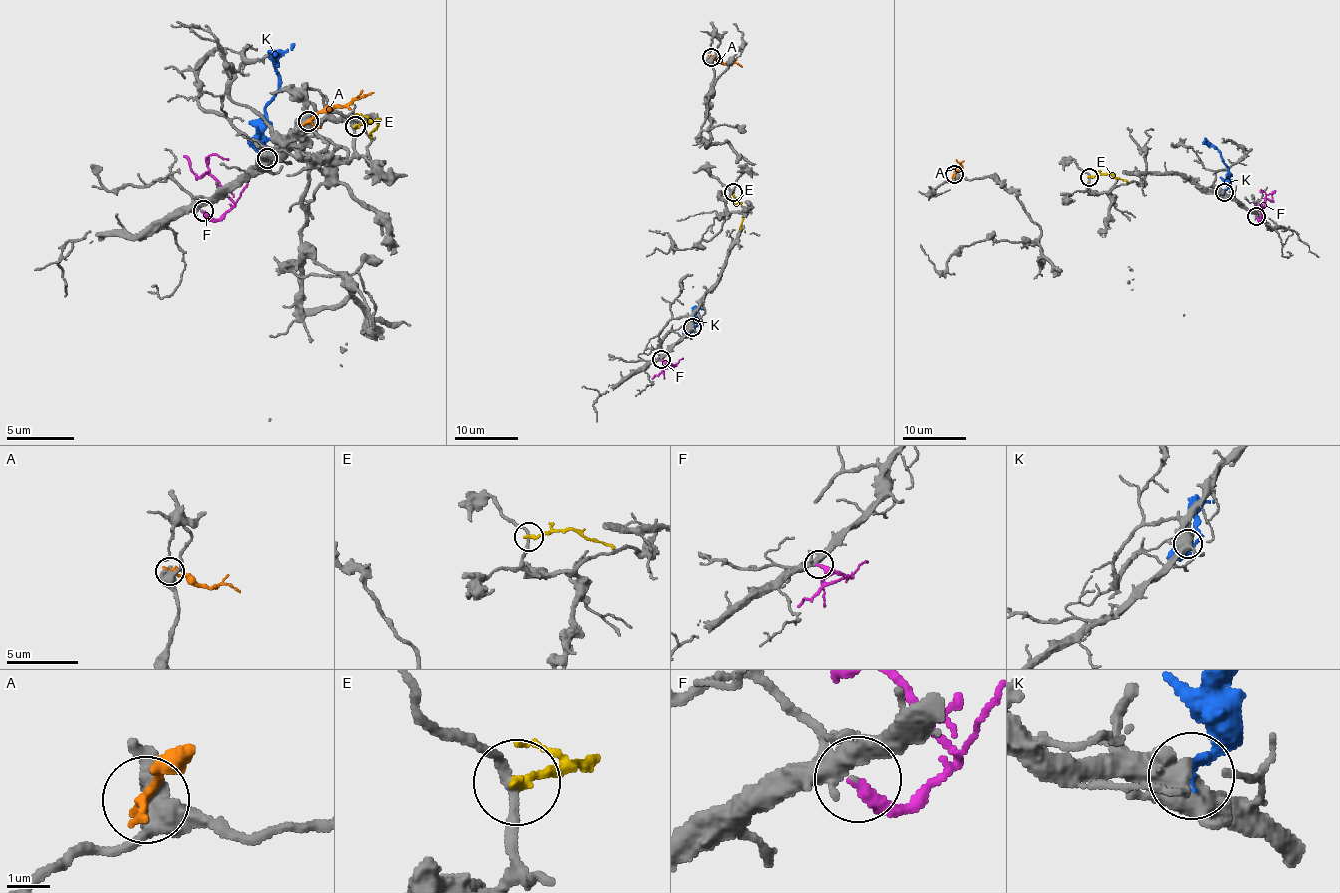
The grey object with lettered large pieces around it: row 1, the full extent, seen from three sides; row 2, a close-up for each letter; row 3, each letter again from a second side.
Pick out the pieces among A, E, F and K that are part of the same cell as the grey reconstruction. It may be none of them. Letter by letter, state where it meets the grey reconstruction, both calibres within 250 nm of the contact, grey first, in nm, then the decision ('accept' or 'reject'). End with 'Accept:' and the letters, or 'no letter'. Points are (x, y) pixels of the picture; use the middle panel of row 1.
A: meets grey at (711, 57); 480 nm thick on the grey side, 280 nm on the other; reject
E: meets grey at (733, 192); 200 nm thick on the grey side, 240 nm on the other; reject
F: meets grey at (661, 359); 280 nm thick on the grey side, 280 nm on the other; accept
K: meets grey at (692, 327); 500 nm thick on the grey side, 240 nm on the other; reject
Accept: F

